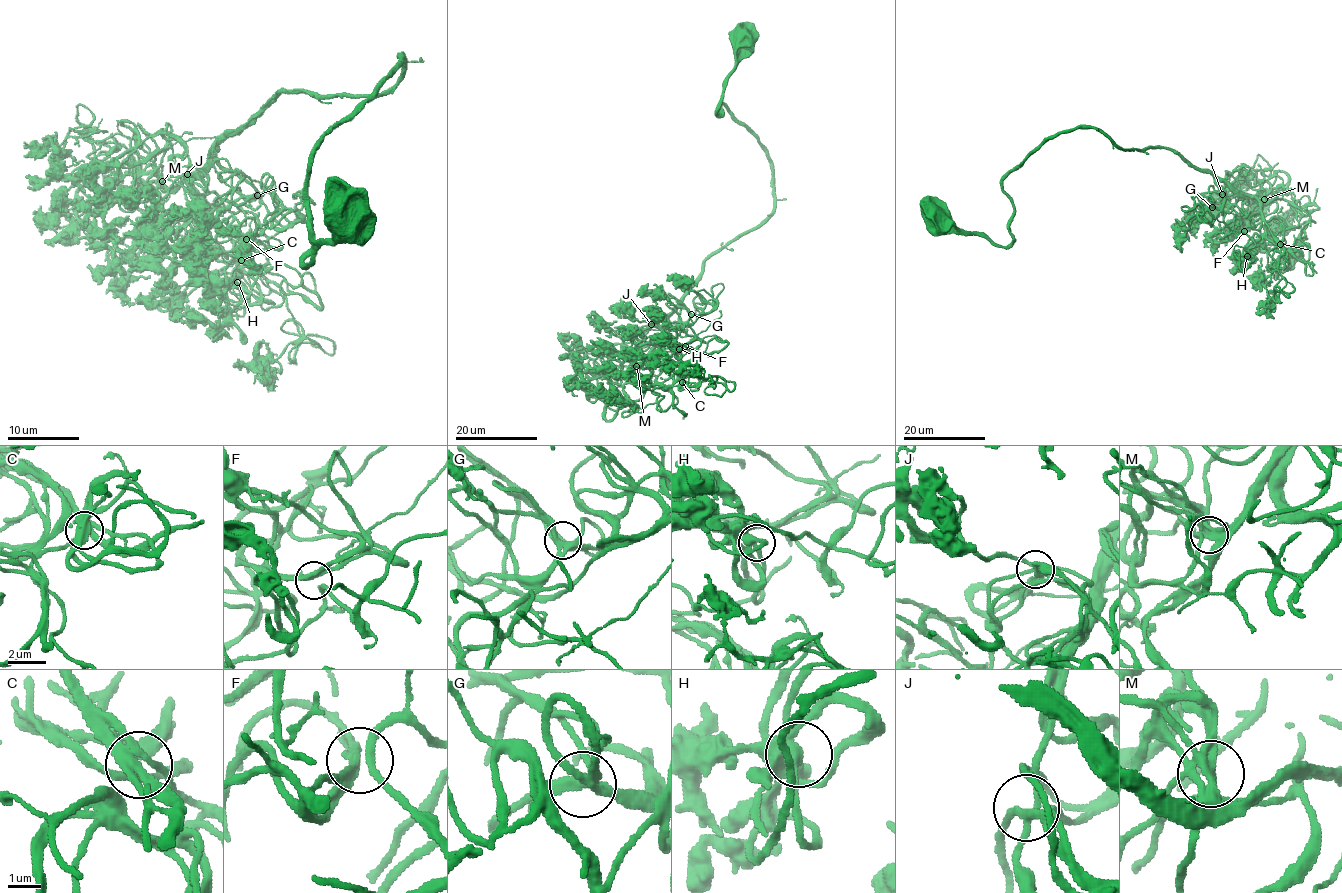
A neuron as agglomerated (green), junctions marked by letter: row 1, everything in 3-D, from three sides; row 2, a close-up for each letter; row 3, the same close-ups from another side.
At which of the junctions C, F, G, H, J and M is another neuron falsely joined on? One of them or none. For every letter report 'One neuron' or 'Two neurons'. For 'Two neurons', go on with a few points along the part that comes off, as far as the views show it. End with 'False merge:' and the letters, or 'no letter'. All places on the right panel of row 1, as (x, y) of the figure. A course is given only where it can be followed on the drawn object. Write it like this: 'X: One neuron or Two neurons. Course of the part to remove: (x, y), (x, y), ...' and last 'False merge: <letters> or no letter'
C: One neuron
F: One neuron
G: One neuron
H: One neuron
J: One neuron
M: One neuron
False merge: no letter

